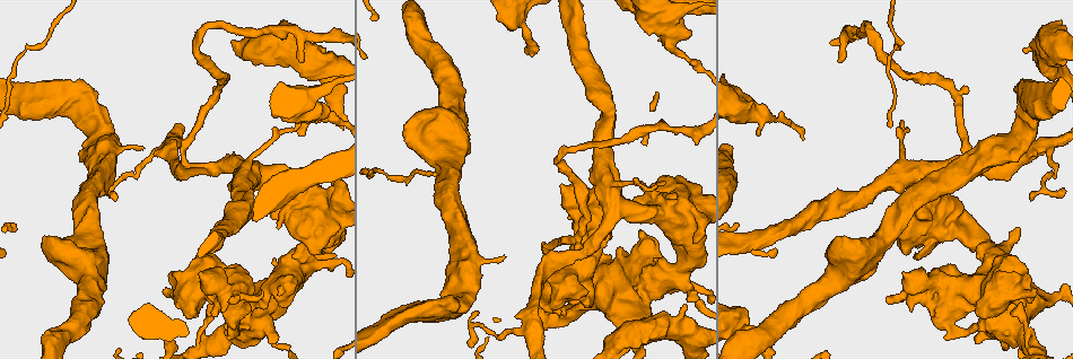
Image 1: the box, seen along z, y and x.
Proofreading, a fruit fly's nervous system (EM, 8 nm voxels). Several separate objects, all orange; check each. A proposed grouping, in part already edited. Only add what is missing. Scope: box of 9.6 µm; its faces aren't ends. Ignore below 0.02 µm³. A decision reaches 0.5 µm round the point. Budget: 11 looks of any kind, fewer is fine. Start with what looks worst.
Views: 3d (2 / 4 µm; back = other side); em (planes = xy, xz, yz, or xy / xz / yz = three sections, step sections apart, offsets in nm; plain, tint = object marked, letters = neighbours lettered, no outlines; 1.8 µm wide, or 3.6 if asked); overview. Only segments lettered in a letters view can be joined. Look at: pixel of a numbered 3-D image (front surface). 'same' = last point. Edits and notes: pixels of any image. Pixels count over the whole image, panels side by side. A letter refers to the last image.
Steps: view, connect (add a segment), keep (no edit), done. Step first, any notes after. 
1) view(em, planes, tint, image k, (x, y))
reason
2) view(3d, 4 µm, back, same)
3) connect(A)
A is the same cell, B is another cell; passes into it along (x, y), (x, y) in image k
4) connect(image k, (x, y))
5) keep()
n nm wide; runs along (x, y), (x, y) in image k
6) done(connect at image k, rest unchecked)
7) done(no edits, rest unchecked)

view(3d, 2 µm, image 1, (1025, 48))
thick end

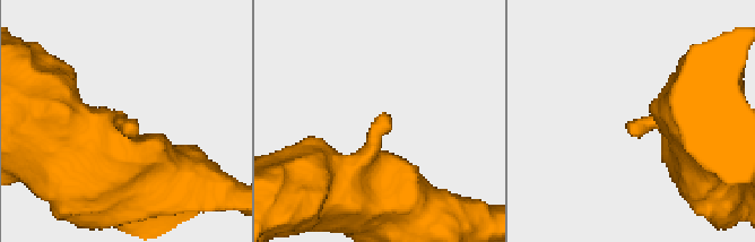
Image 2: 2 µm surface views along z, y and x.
view(em, xz, step 8, letters, image 2, (132, 121))

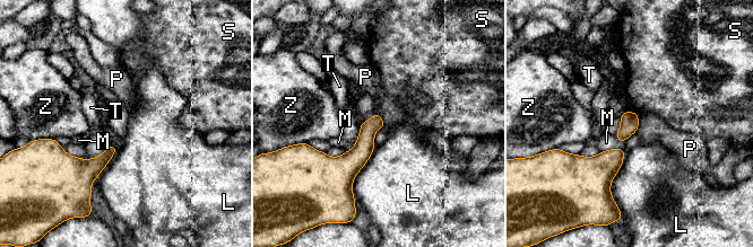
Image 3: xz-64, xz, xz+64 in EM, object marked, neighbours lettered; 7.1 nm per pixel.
view(em, planes, letters, same)

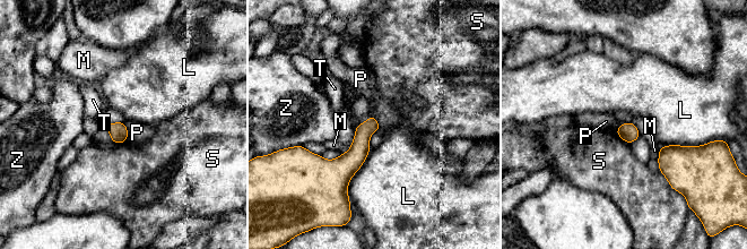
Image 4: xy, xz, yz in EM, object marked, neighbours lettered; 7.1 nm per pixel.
keep()
L, M, P, S, T and Z are other cells; border along (123, 122), (128, 139) in image 4; none of them fits

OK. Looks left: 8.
view(3d, 4 µm, image 1, (1023, 302))
stops while still wide

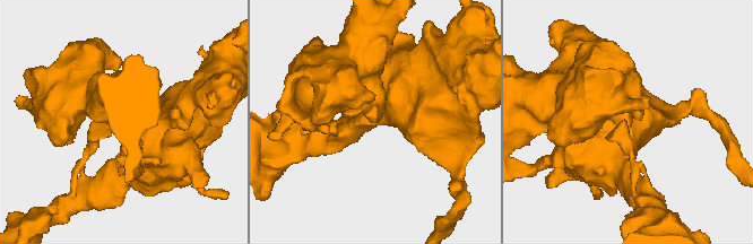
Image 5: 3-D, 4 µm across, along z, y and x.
view(em, 3.6 µm, planes, tint, image 5, (631, 116))

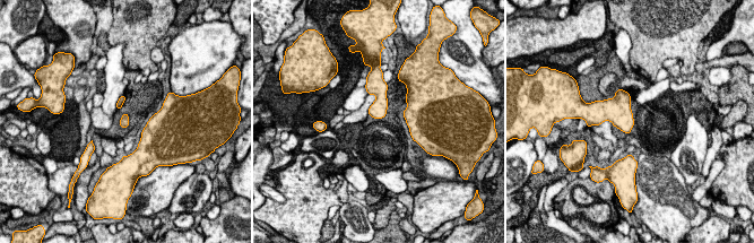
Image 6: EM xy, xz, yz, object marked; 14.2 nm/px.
view(em, 3.6 µm, planes, letters, same)
what lies round it

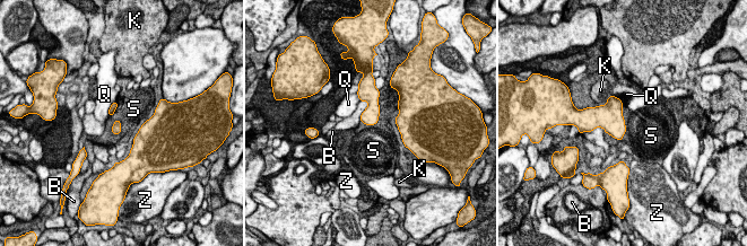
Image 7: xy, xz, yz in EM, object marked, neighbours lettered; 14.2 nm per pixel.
keep()
B, K, Q, S and Z are other cells; no lettered segment goes on from it

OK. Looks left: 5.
view(3d, 2 µm, image 1, (300, 136))
branch stops here

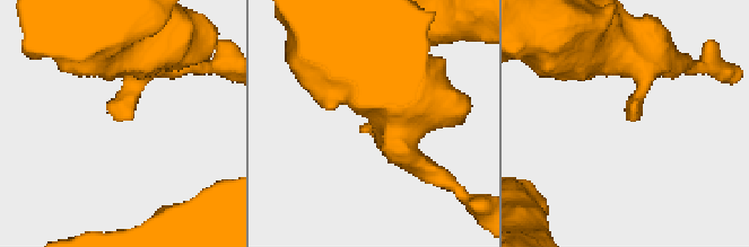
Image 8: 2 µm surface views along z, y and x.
view(em, yz, step 4, tint, image 8, (113, 117))
now the EM

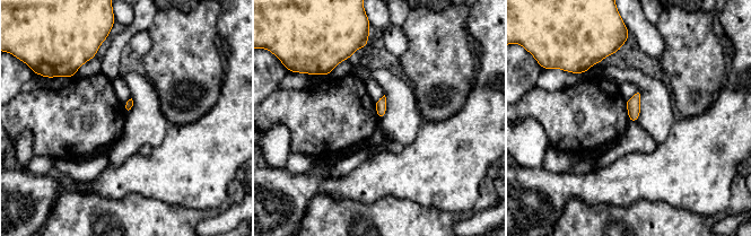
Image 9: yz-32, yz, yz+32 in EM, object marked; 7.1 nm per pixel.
view(em, planes, letters, same)

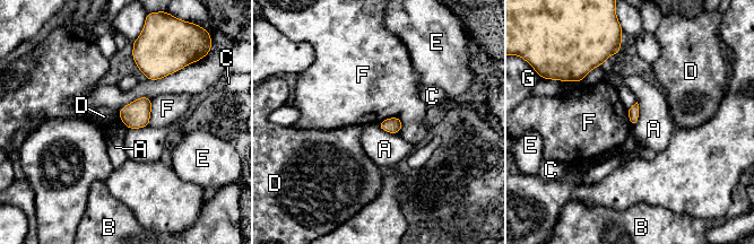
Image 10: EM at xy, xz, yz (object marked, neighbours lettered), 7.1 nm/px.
keep()
A, B, C, D, E, F and G are other cells; no lettered segment goes on from it

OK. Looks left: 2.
view(em, 3.6 µm, xy, step 8, tint, image 1, (697, 243))
branch stops here

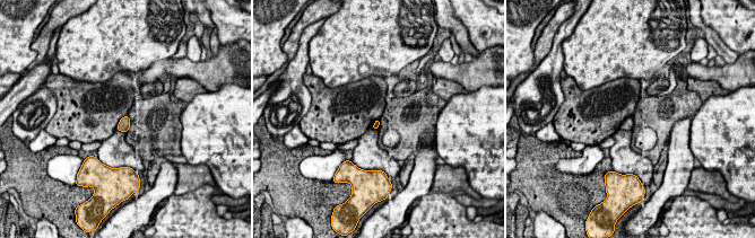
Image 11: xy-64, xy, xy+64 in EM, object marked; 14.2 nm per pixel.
view(em, 3.6 µm, planes, letters, same)
cut it another way

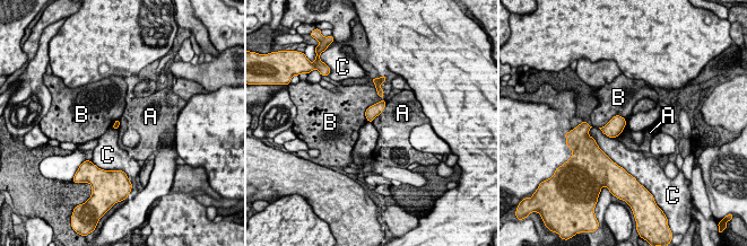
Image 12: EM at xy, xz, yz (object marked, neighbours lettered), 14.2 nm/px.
keep()
B touches over 500 nm; A, B and C are other cells; border along (387, 102), (383, 110), (372, 122) in image 12; no lettered segment goes on from it

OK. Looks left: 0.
done(no edits, rest unchecked)

